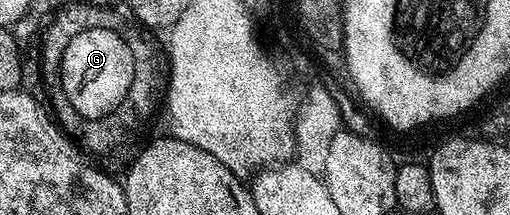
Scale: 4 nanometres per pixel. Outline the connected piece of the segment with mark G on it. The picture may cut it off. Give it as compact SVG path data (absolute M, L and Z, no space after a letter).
M94 29L76 35L66 47L58 72L58 85L78 115L96 120L113 113L123 103L133 77L134 55L130 55L130 47L126 47L114 31Z

